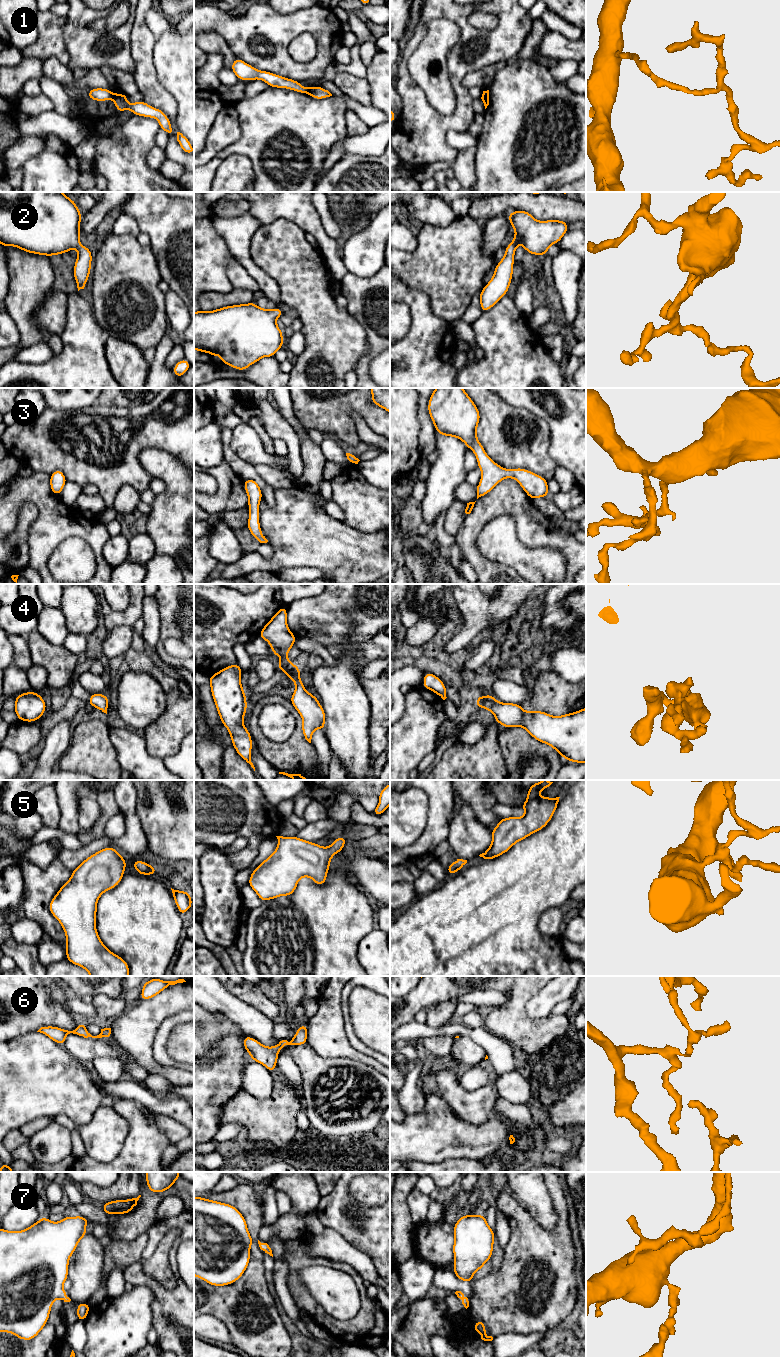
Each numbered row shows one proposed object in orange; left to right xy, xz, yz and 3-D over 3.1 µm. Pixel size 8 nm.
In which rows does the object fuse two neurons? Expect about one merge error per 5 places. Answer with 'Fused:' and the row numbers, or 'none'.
Fused: 1

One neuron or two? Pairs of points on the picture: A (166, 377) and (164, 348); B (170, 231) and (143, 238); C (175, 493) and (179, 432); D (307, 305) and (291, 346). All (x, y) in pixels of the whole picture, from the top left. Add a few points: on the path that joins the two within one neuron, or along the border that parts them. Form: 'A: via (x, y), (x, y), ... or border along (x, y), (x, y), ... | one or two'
A: via (160, 370), (161, 355) | one
B: border along (140, 230), (148, 236), (150, 245) | two
C: border along (156, 448), (171, 453), (183, 464) | two
D: border along (300, 330), (304, 337), (304, 349), (299, 354) | two

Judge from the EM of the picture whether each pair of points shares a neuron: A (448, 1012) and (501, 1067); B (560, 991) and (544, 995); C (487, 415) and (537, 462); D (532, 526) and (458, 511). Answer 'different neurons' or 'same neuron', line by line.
A: different neurons
B: same neuron
C: same neuron
D: different neurons

